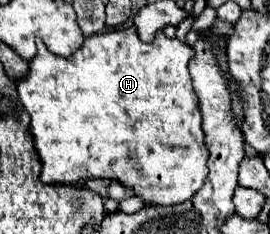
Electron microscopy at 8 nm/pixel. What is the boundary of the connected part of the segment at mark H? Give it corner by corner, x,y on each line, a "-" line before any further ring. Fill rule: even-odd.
129,27
129,29
119,29
119,31
101,31
101,33
95,33
95,35
87,37
83,47
77,49
69,59
49,53
41,41
39,41
37,49
39,49
37,55
29,63
31,65
31,73
23,81
17,81
17,93
19,93
19,103
31,115
31,133
35,137
35,147
37,147
39,159
43,163
41,181
47,181
47,183
55,183
55,181
71,183
71,181
75,181
77,183
77,181
89,179
89,177
119,179
123,185
133,187
135,193
145,203
157,203
157,205
177,205
177,203
183,203
183,201
193,197
193,193
207,179
209,149
205,145
205,133
203,133
203,127
201,127
199,97
197,97
197,93
193,89
193,79
189,75
189,61
195,57
195,51
191,49
191,45
179,41
177,37
169,39
163,31
157,31
155,39
151,43
145,43
145,41
139,39
137,29

